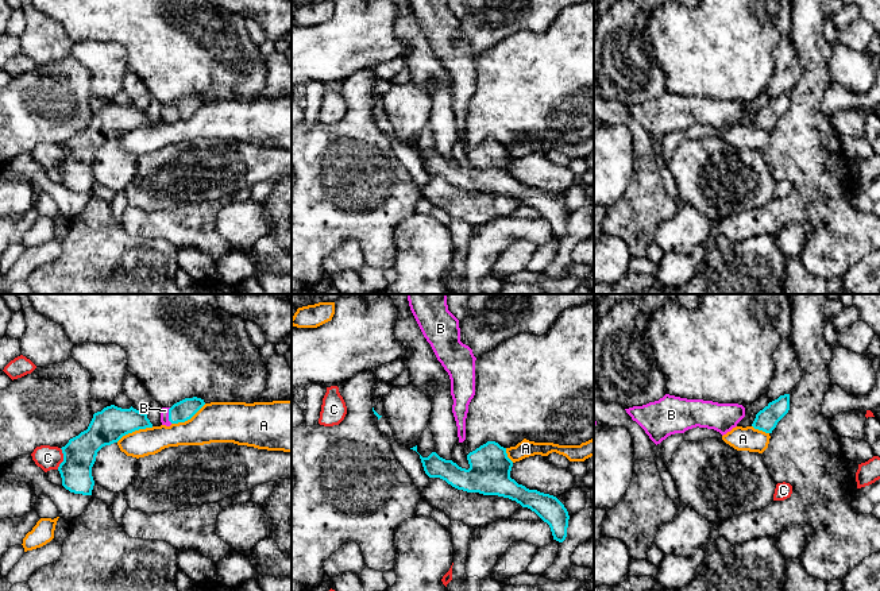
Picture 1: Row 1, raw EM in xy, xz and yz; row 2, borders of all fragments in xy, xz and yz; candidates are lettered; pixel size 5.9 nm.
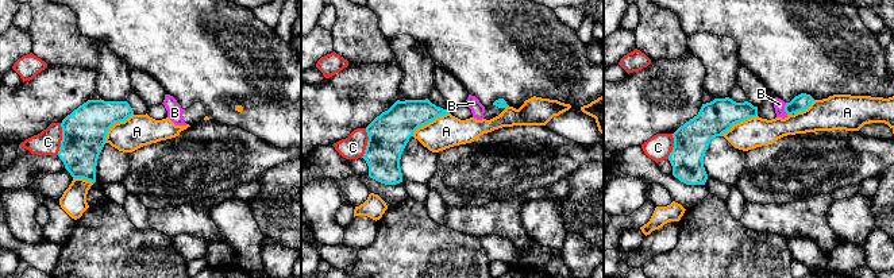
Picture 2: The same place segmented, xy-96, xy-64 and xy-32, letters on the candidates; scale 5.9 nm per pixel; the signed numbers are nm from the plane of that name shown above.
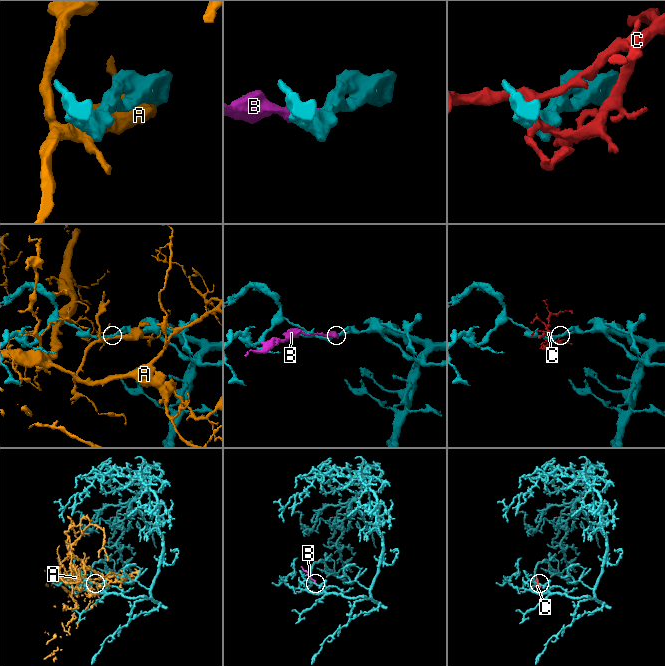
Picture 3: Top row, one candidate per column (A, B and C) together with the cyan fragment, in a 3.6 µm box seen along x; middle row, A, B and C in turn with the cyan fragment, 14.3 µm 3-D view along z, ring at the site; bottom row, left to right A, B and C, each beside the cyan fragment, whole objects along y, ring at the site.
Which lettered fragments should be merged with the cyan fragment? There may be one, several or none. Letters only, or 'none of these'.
B

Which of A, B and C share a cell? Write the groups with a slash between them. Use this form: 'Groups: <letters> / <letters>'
Groups: A / B / C

